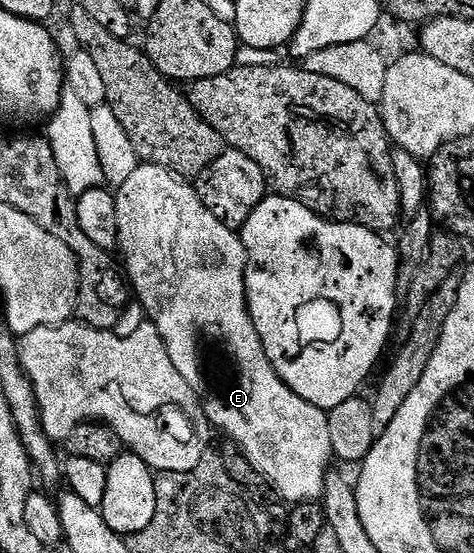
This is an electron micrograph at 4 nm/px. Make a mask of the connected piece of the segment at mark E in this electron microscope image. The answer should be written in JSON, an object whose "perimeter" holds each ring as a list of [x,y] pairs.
{"perimeter":[[[138,165],[137,170],[131,172],[127,184],[123,184],[116,191],[115,197],[117,199],[117,219],[119,220],[117,244],[119,254],[125,257],[125,266],[129,269],[127,278],[131,283],[132,293],[145,310],[148,321],[152,322],[154,328],[159,332],[159,336],[163,336],[163,344],[171,356],[171,364],[175,364],[179,376],[183,376],[183,380],[187,380],[187,384],[191,384],[191,388],[197,393],[197,398],[205,410],[210,427],[217,429],[218,426],[226,434],[224,436],[226,439],[236,442],[237,447],[245,453],[247,460],[253,465],[253,469],[259,471],[277,489],[277,495],[286,503],[318,501],[325,492],[325,477],[331,472],[329,462],[334,461],[329,416],[326,411],[315,408],[315,404],[307,404],[307,400],[303,400],[295,392],[291,392],[291,388],[287,388],[287,384],[275,372],[271,360],[267,360],[263,340],[259,340],[259,332],[255,332],[255,324],[249,315],[249,300],[245,296],[247,259],[238,231],[227,228],[227,224],[223,224],[223,220],[215,220],[215,216],[211,216],[211,212],[207,212],[203,200],[199,200],[196,189],[186,179],[172,174],[170,170],[165,170],[162,166]]]}

